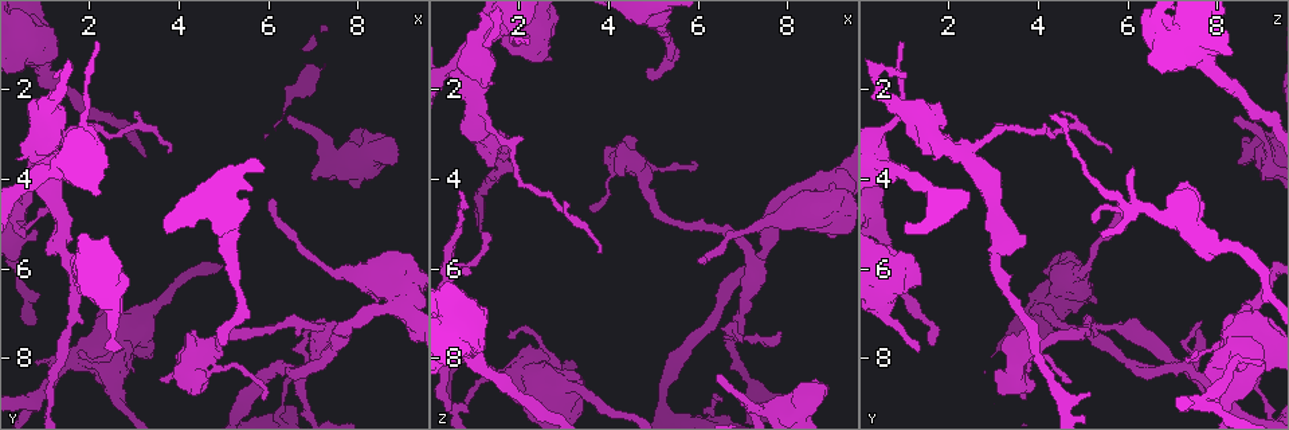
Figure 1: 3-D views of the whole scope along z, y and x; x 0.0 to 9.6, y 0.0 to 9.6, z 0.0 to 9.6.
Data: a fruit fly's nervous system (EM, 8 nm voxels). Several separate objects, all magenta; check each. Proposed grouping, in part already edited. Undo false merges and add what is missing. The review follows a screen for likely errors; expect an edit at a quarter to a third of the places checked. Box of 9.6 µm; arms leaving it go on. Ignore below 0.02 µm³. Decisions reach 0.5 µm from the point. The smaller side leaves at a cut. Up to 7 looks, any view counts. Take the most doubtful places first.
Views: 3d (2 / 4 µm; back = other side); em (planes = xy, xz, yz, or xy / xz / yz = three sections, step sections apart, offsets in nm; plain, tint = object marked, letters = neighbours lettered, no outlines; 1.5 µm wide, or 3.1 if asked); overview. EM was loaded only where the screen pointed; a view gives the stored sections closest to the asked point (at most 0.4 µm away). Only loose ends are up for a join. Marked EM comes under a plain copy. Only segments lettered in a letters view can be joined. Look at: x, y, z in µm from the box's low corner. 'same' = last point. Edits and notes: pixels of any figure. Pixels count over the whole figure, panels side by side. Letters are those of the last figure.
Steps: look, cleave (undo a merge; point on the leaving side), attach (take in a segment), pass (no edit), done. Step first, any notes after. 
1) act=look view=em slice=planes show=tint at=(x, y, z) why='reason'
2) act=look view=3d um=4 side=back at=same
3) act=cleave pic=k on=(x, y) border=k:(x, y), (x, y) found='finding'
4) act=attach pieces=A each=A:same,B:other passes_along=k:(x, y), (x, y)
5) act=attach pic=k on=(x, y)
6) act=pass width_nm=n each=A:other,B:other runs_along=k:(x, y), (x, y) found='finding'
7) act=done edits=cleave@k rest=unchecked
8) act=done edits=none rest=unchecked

act=look view=em slice=yz step=4 show=tint at=(5.00, 7.70, 1.50) why='end of a long branch'

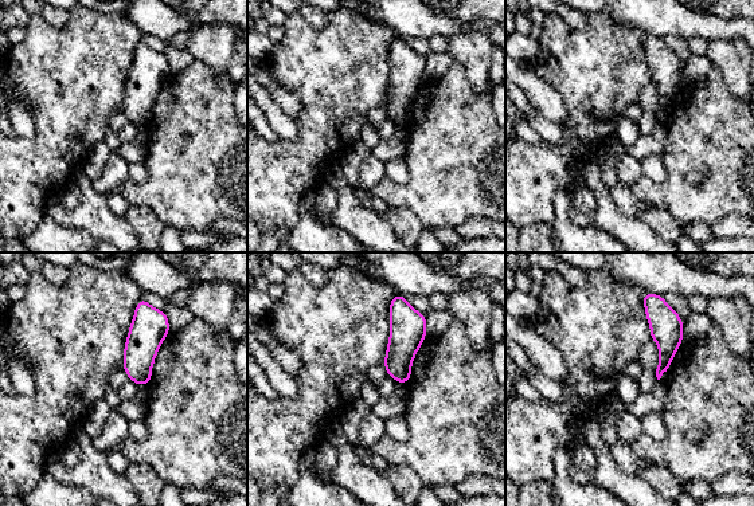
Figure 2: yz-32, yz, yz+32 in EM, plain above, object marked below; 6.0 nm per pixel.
act=look view=em slice=planes show=letters at=same why='cut it another way'

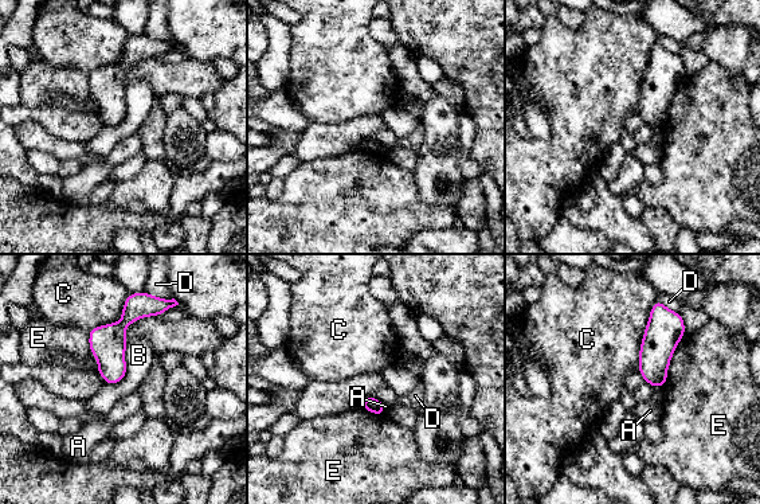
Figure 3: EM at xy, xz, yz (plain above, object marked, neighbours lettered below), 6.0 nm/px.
act=pass each=A:other,B:other,C:other,D:other,E:other found='no lettered segment goes on from it'

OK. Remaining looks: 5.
act=look view=em slice=xy step=4 show=letters at=(8.80, 3.70, 8.65) why='stops while still wide'

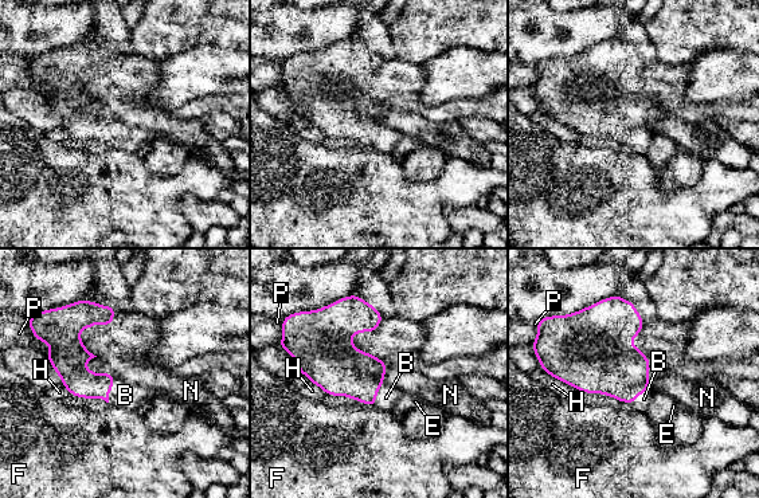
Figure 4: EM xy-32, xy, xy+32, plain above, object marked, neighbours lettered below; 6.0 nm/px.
act=look view=em slice=xz step=8 show=letters at=same

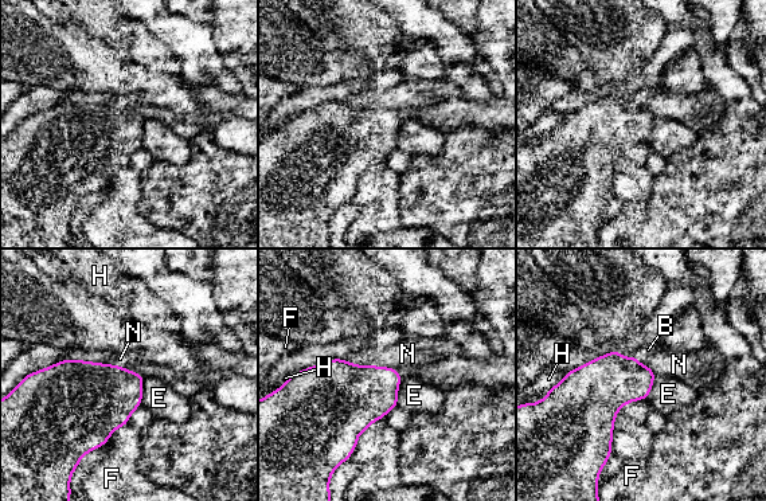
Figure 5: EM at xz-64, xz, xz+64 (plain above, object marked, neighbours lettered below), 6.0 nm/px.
act=attach pic=5 on=(648, 349) each=B:same,E:other,F:other,H:other,N:other found='it goes on there'

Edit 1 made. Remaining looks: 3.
act=look view=em slice=xy step=4 show=tint at=(4.70, 8.50, 3.85) why='thick end'

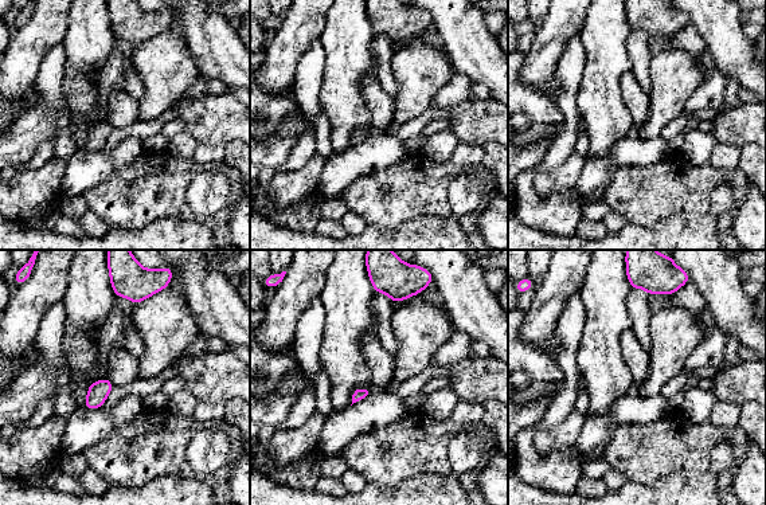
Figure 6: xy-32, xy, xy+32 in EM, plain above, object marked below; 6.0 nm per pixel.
act=look view=em slice=planes show=letters at=same

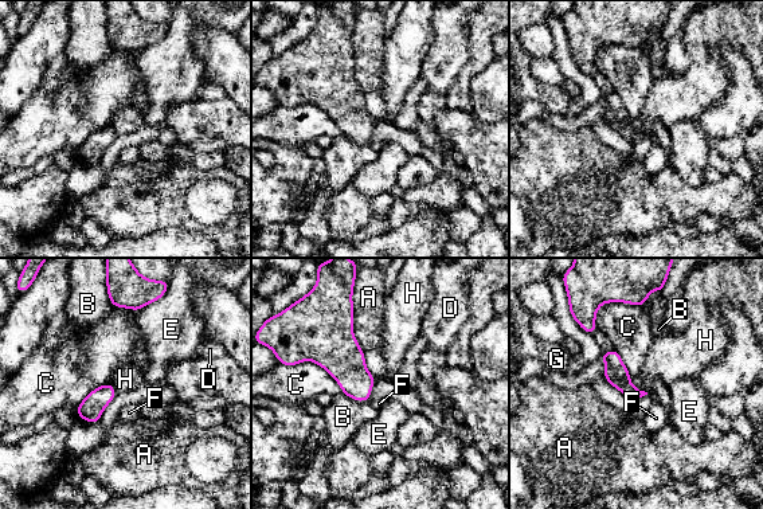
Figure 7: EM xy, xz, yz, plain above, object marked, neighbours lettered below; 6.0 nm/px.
act=pass each=A:other,B:other,C:other,D:other,E:other,F:other,G:other,H:other border=7:(629, 376), (634, 386), (648, 392) found='no lettered segment goes on from it'

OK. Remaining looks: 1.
act=done edits=attach@5 rest=unchecked

